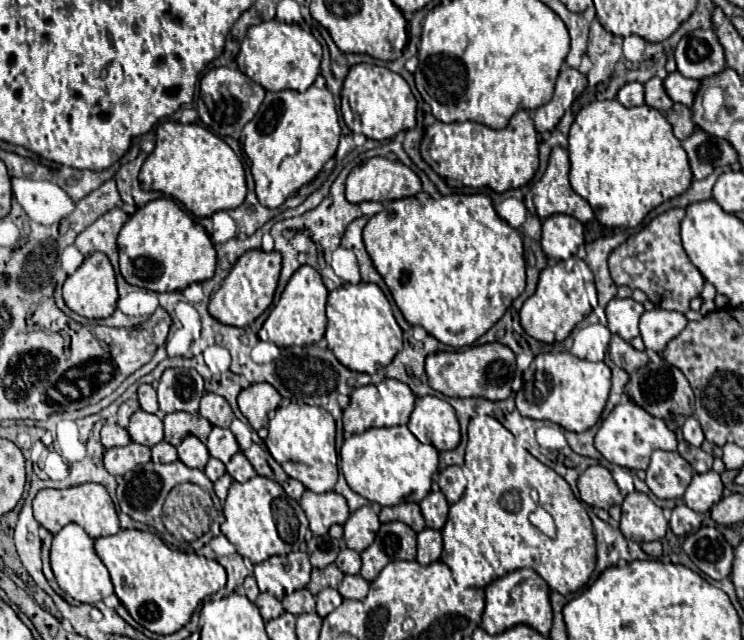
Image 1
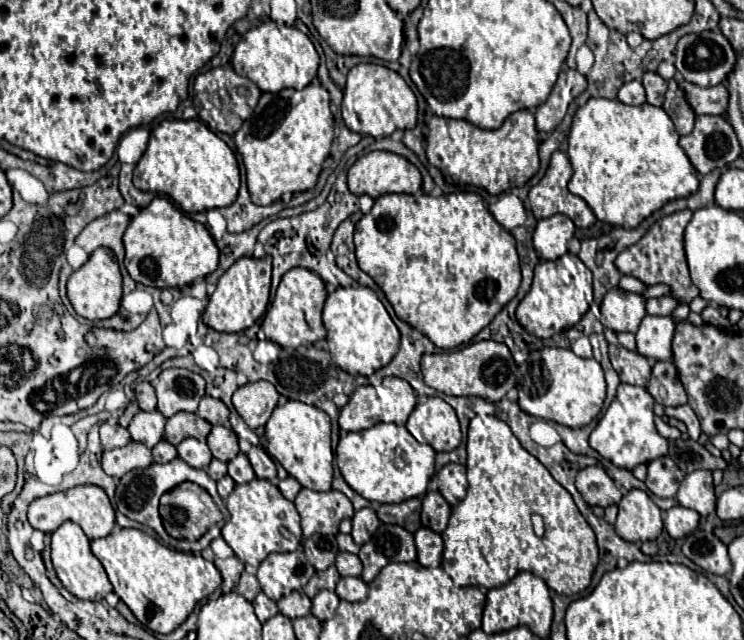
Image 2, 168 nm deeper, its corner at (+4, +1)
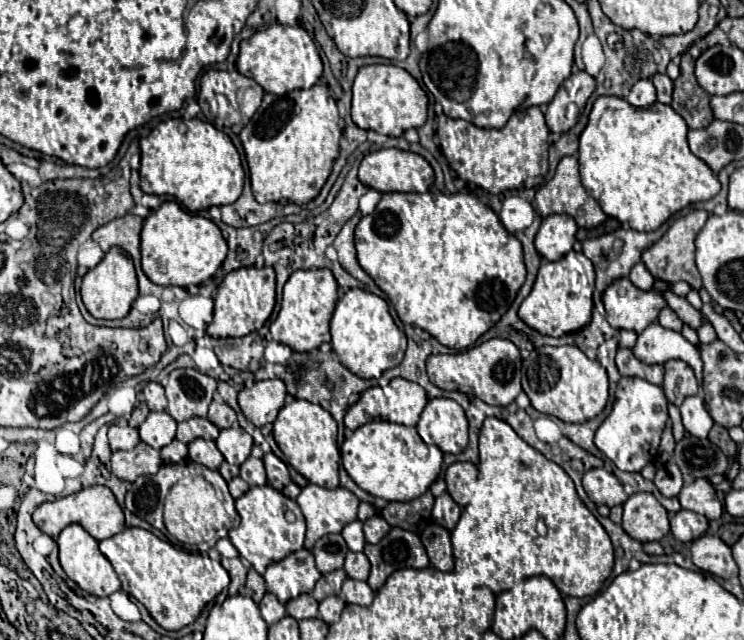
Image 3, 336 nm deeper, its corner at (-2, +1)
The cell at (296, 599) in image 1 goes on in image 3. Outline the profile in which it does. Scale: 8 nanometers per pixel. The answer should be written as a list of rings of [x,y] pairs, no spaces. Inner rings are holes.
[[[302,593],[302,595],[298,595],[296,599],[290,599],[290,601],[286,603],[286,611],[288,611],[288,615],[294,617],[296,621],[312,619],[312,617],[316,617],[316,613],[318,613],[318,601],[316,601],[312,595]]]

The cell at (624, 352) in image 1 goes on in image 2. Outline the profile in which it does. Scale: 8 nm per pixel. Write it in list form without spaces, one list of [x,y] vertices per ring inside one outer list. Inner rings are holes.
[[[610,345],[610,363],[620,375],[622,383],[646,385],[650,377],[650,363],[636,351],[628,351],[622,345]]]

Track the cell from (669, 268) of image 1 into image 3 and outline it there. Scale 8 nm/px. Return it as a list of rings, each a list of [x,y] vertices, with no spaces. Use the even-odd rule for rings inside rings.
[[[704,209],[700,211],[690,211],[686,217],[680,217],[676,219],[670,229],[662,235],[660,241],[656,241],[652,247],[648,247],[644,253],[642,253],[642,263],[646,265],[646,269],[660,281],[666,281],[666,283],[676,283],[676,281],[686,281],[690,283],[690,287],[694,291],[700,291],[702,289],[702,281],[700,281],[700,273],[694,265],[694,239],[696,235],[700,233],[700,229],[704,227],[708,219],[708,213]]]

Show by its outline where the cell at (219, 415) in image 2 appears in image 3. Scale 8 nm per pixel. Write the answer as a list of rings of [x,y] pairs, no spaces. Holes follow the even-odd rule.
[[[212,401],[210,403],[210,411],[208,411],[208,419],[218,427],[218,429],[228,429],[232,425],[236,425],[236,413],[230,405],[222,403],[222,401]]]

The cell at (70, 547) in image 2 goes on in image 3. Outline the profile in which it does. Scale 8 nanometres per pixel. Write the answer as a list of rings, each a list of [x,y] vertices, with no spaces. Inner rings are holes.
[[[68,525],[56,539],[58,547],[60,547],[60,565],[64,569],[64,573],[86,593],[94,595],[94,597],[110,597],[114,591],[120,589],[120,579],[114,571],[114,567],[110,565],[110,561],[106,557],[102,557],[102,553],[98,551],[98,541],[84,531],[82,525]]]

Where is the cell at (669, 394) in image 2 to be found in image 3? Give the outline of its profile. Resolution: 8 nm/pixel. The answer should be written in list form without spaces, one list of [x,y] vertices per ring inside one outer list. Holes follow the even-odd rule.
[[[668,361],[664,367],[666,367],[666,373],[664,373],[662,389],[668,403],[682,405],[686,397],[700,393],[698,381],[692,375],[692,369],[684,361]]]

